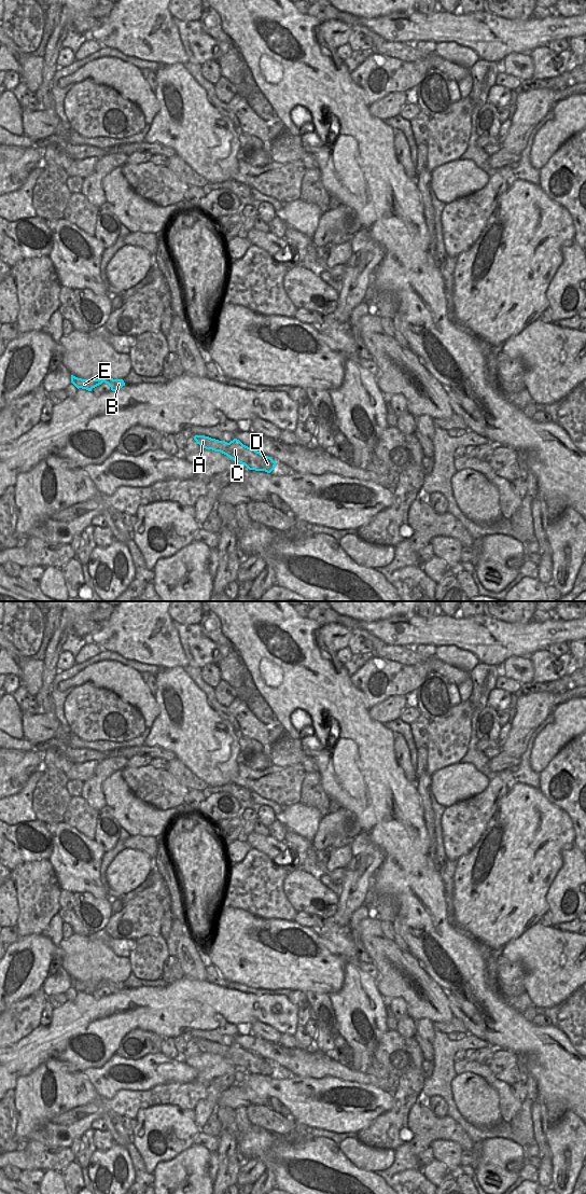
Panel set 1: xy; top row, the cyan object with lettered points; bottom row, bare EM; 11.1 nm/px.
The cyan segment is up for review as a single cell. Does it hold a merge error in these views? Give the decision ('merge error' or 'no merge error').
no merge error

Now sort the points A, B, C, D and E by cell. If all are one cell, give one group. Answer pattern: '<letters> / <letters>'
A B C D E

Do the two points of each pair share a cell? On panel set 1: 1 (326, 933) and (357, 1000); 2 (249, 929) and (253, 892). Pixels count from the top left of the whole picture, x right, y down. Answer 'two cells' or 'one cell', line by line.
1: one cell
2: two cells

